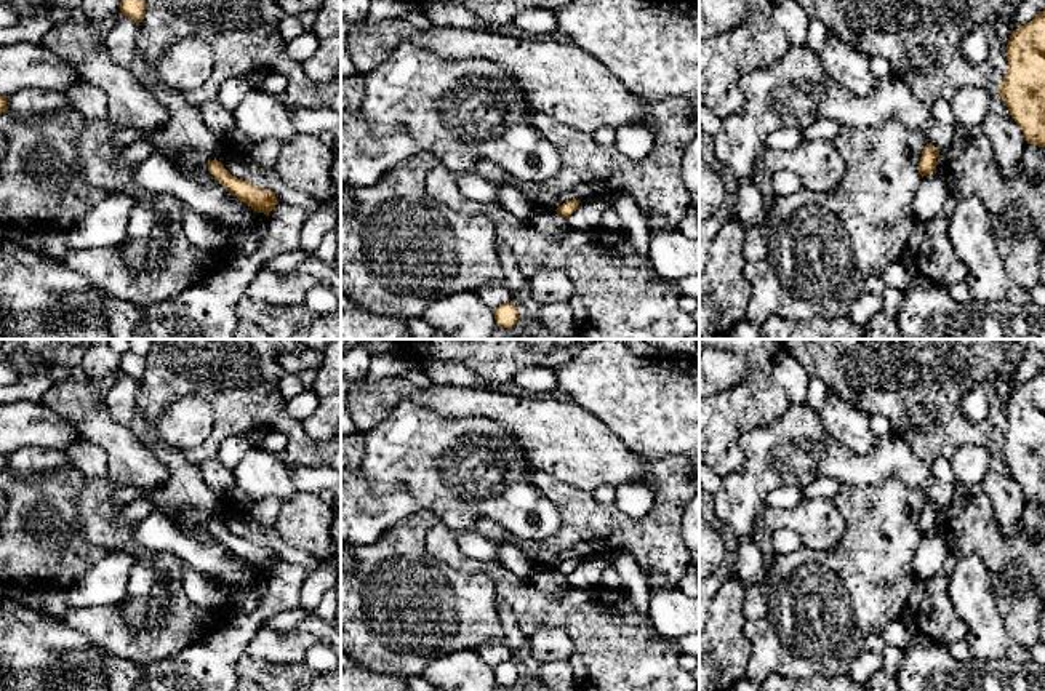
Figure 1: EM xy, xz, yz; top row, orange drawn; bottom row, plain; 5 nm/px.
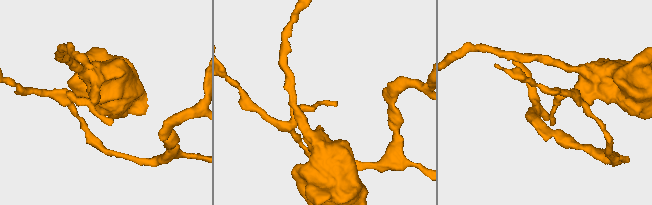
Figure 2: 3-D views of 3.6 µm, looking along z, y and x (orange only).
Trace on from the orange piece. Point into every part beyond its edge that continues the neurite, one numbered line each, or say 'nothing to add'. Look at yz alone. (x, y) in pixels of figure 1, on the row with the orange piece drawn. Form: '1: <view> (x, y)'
nothing to add

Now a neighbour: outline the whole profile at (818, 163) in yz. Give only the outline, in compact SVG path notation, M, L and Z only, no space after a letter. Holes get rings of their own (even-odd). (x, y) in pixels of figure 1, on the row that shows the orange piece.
M831 139L800 142L795 149L765 149L760 158L771 173L783 170L795 173L802 189L821 194L834 190L843 179L843 158Z

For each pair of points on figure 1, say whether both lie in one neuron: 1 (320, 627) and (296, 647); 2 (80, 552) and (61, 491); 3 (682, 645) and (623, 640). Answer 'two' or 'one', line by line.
1: one
2: one
3: two

